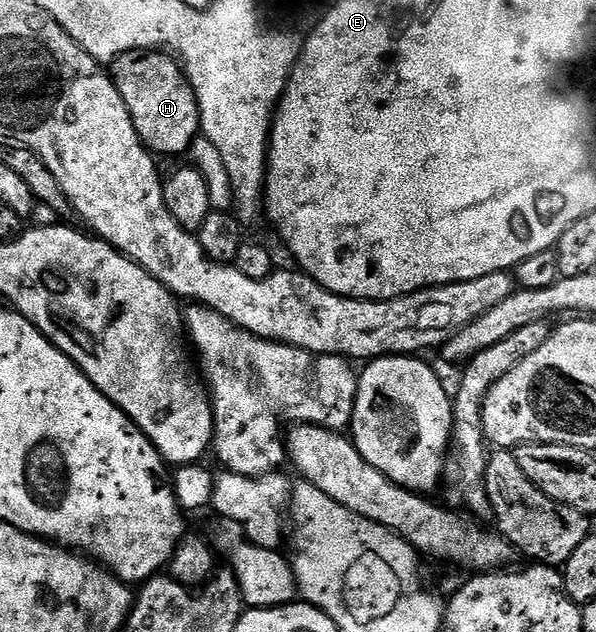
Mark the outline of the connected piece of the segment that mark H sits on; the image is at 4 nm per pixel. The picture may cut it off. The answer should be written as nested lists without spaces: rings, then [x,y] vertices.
[[[163,51],[123,53],[110,62],[109,76],[115,82],[121,99],[125,99],[137,135],[152,154],[186,154],[190,150],[201,133],[199,108],[183,66],[174,56]]]

